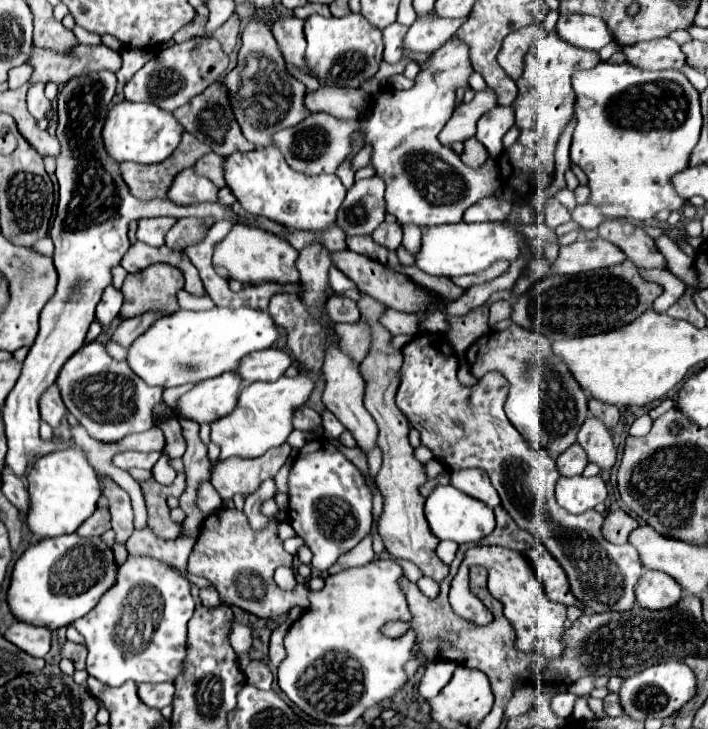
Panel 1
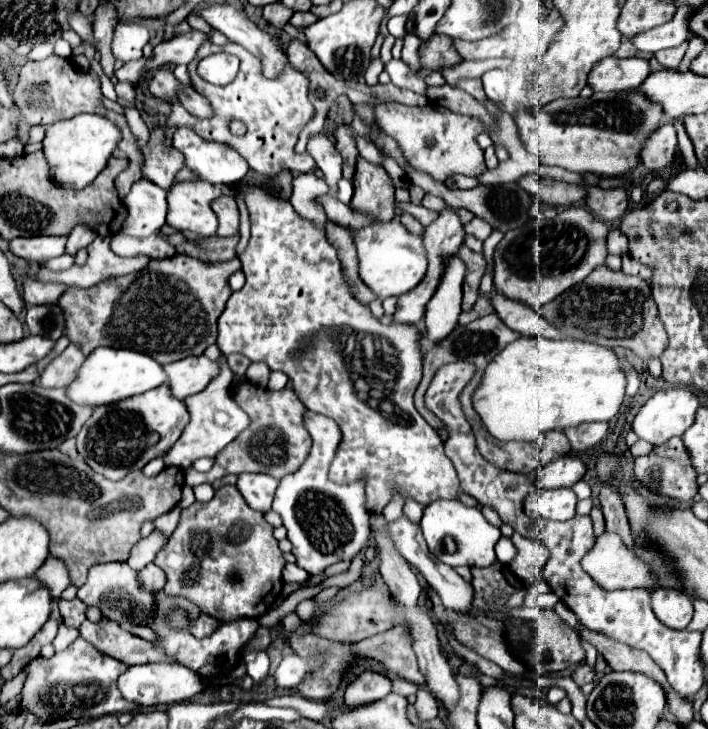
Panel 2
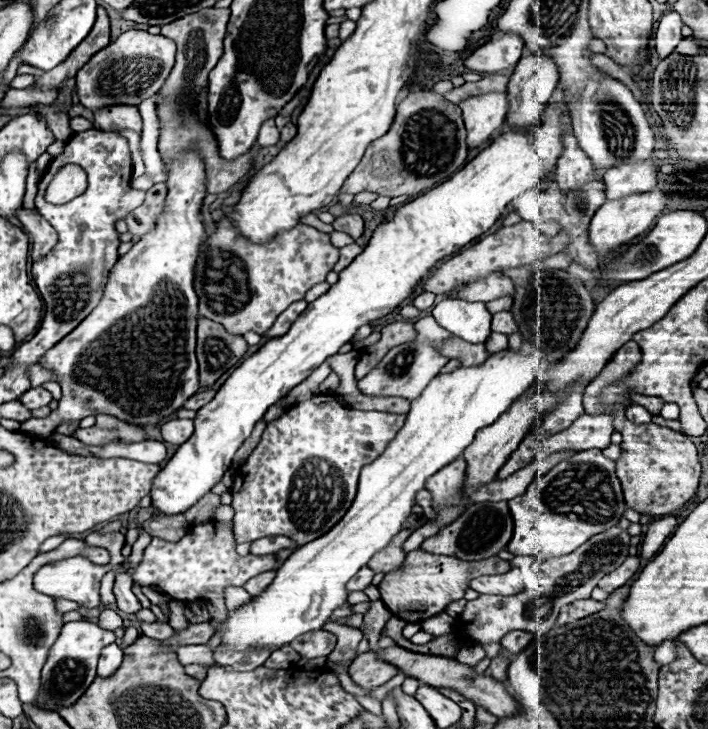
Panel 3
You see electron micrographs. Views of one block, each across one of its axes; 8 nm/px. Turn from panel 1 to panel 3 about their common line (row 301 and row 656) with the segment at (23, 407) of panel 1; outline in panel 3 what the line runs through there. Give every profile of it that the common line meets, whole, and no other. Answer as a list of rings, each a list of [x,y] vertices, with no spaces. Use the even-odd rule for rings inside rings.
[[[86,620],[64,624],[62,634],[58,636],[56,644],[52,646],[48,662],[42,670],[42,692],[40,692],[40,700],[36,704],[44,708],[44,696],[46,696],[46,700],[52,702],[54,706],[72,706],[94,682],[100,652],[104,646],[108,646],[112,642],[116,642],[114,632],[104,630],[98,624],[92,624]]]

